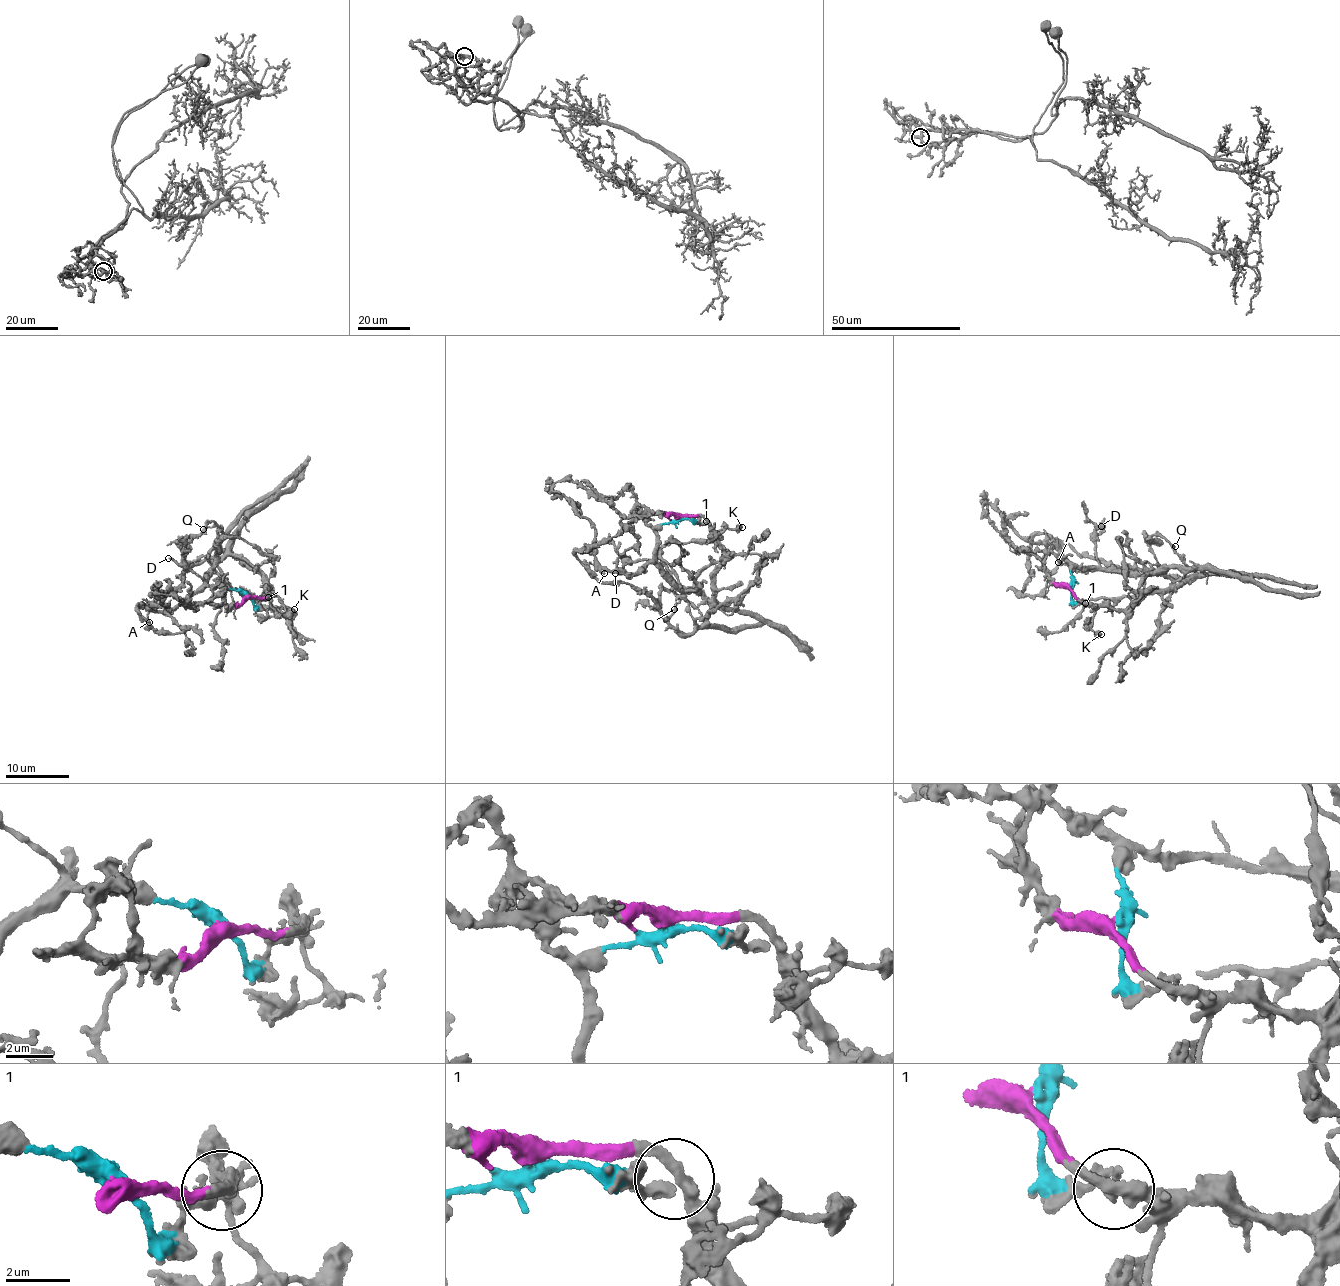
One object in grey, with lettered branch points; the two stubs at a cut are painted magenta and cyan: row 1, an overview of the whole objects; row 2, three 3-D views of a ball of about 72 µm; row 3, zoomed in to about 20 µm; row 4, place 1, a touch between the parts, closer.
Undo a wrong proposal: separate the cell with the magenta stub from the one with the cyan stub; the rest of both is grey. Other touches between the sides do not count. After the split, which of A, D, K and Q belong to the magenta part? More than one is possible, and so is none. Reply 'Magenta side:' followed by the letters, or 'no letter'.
Magenta side: K, Q

